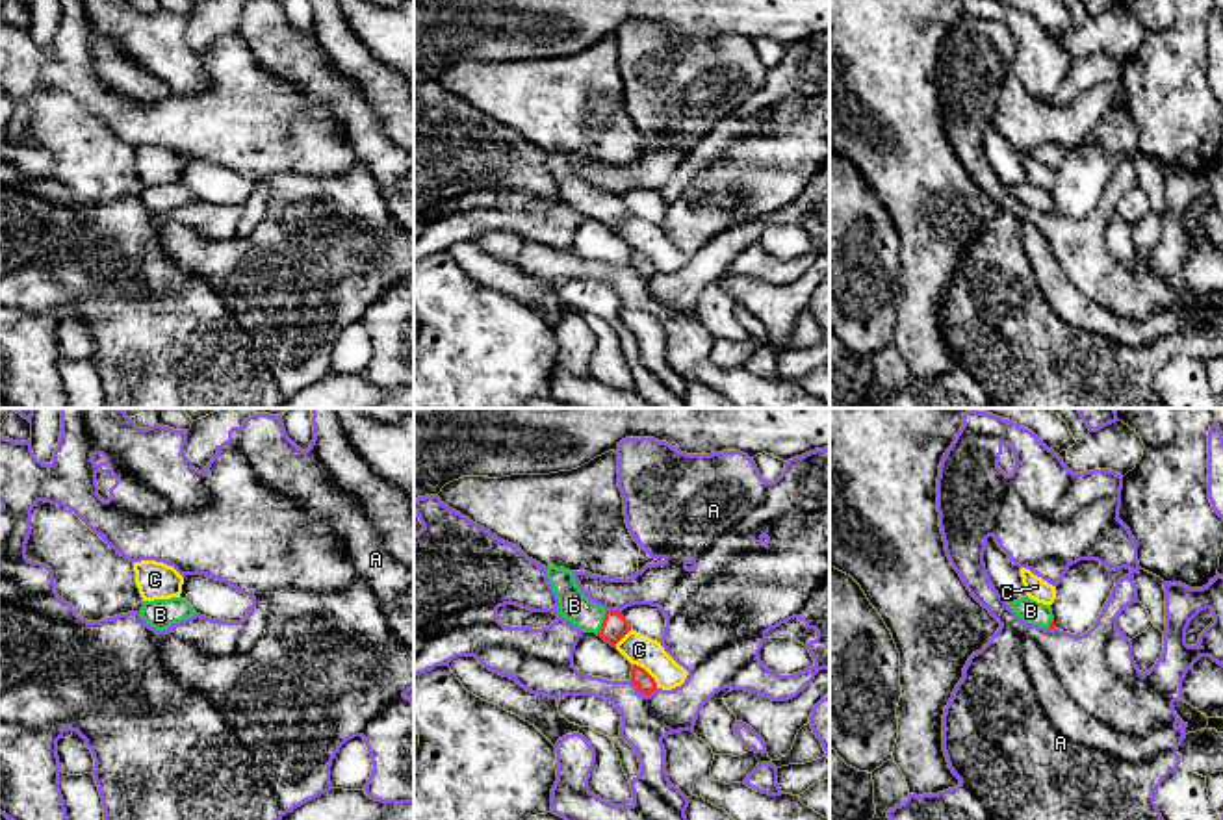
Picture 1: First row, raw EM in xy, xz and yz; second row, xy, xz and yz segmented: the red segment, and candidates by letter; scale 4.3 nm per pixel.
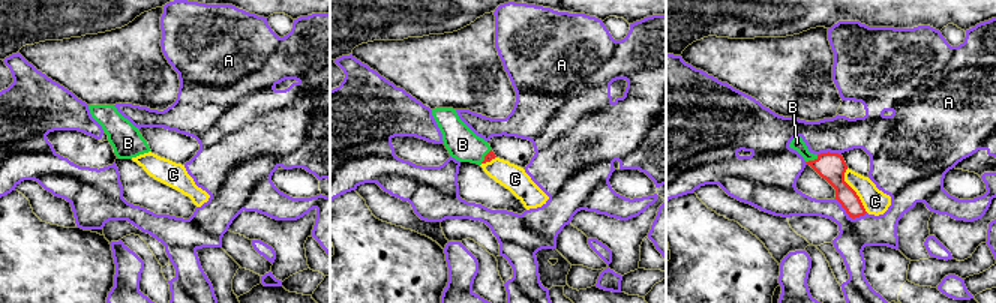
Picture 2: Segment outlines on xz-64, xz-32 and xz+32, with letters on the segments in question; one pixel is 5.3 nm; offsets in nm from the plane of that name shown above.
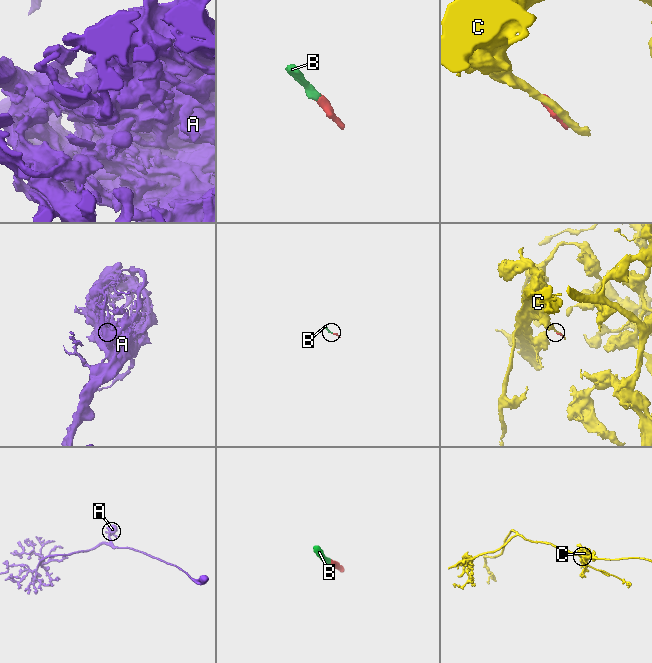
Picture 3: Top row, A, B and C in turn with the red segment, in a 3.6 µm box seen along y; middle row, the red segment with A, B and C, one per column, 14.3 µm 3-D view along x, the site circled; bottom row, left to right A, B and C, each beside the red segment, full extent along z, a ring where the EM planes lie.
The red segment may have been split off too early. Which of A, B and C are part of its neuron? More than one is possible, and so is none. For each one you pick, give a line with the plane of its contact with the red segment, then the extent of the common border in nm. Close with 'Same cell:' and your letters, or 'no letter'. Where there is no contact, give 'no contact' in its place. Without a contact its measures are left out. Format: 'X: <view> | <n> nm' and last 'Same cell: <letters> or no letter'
B: xz | 120 nm
Same cell: B

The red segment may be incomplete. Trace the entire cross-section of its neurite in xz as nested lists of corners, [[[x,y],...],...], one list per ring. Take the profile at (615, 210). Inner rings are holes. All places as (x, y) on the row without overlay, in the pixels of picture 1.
[[[547,150],[547,163],[559,182],[559,199],[577,210],[583,217],[596,217],[612,232],[631,215],[618,195],[605,195],[592,187],[577,171],[573,158],[564,152]]]

